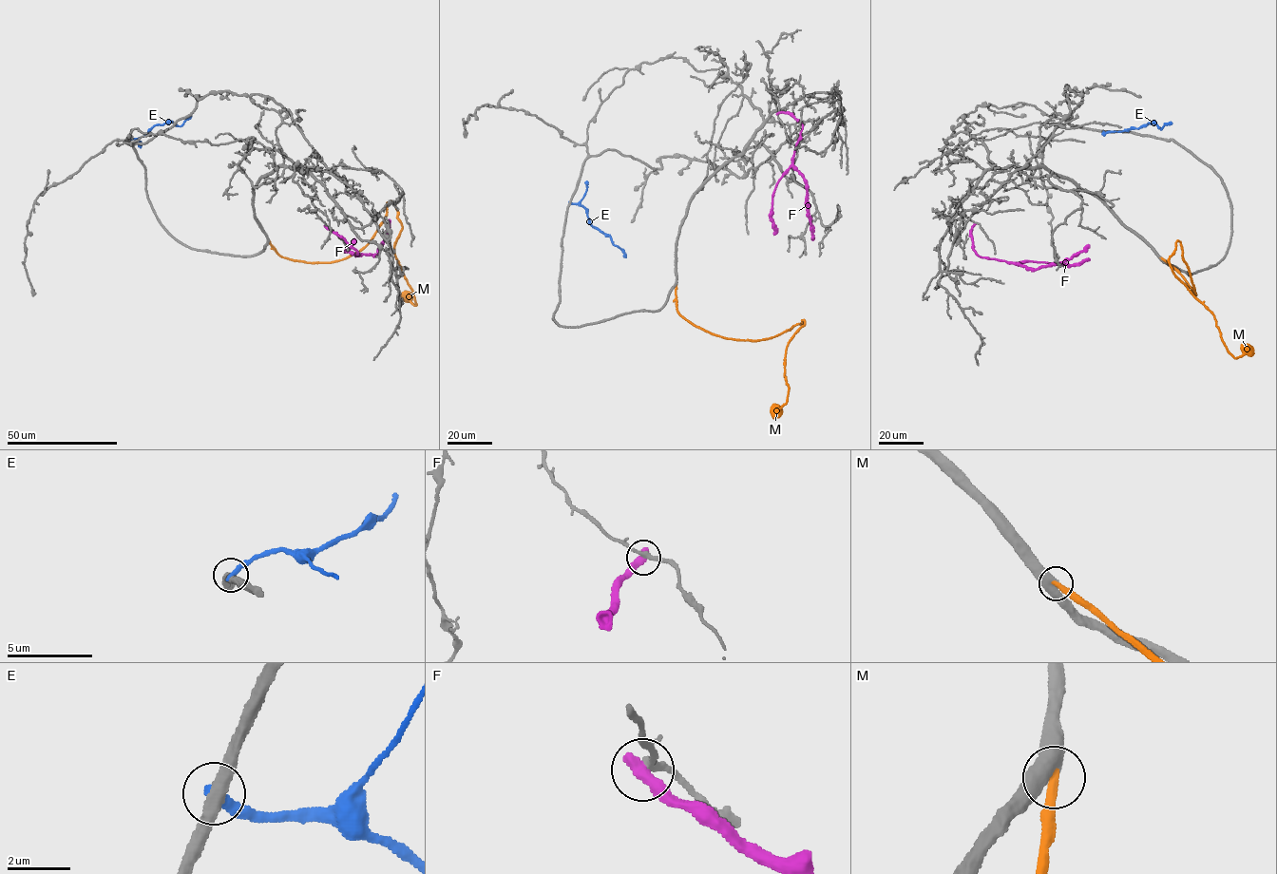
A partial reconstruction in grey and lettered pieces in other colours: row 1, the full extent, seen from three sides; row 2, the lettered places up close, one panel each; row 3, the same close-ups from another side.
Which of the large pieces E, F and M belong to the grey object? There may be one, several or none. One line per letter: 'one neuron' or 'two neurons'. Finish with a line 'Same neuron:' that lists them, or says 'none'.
E: two neurons
F: two neurons
M: one neuron
Same neuron: M

